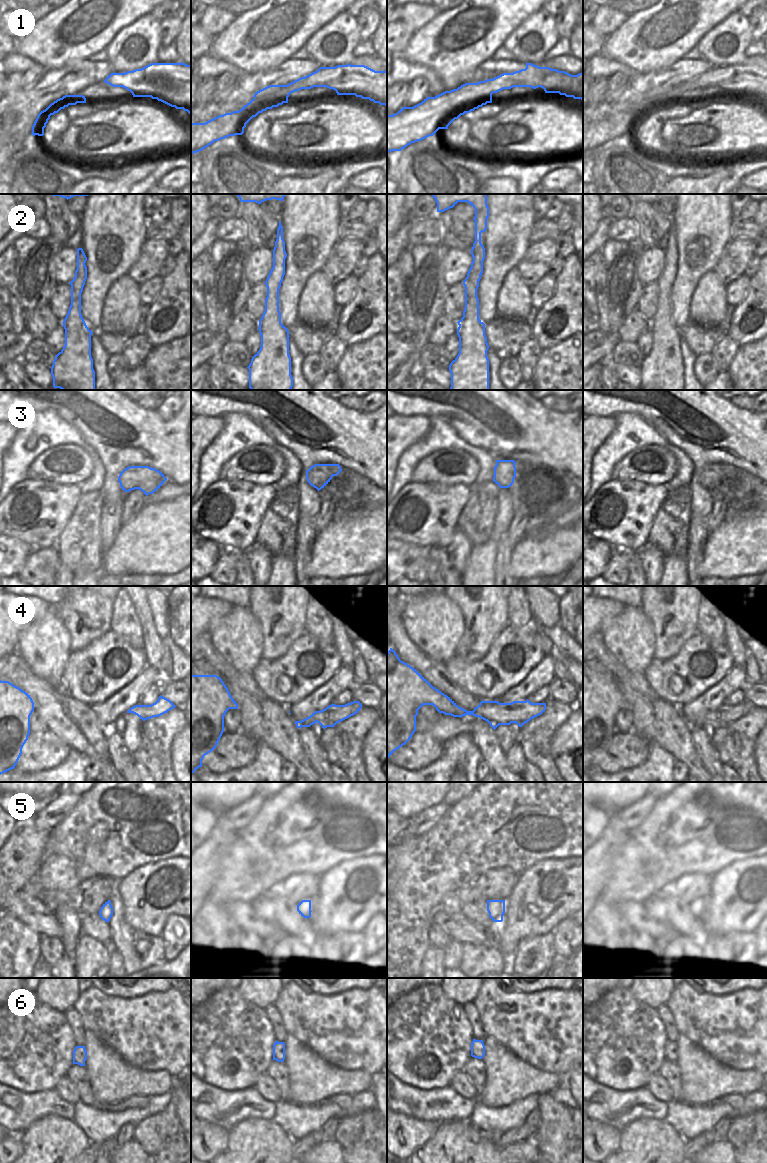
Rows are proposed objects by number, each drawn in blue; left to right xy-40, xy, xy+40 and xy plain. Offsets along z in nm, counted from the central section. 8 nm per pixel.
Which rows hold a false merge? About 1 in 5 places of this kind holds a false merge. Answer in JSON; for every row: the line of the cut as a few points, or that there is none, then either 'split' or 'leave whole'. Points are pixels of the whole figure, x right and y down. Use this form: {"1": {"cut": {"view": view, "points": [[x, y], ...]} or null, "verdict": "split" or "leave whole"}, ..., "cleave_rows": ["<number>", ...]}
{"1": {"cut": null, "verdict": "leave whole"}, "2": {"cut": null, "verdict": "leave whole"}, "3": {"cut": null, "verdict": "leave whole"}, "4": {"cut": {"view": "xy+40", "points": [[526, 701], [514, 710], [516, 723]]}, "verdict": "split"}, "5": {"cut": null, "verdict": "leave whole"}, "6": {"cut": null, "verdict": "leave whole"}, "cleave_rows": ["4"]}

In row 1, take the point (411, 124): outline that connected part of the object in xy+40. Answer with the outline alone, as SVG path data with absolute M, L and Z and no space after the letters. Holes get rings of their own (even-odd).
M526 63L526 68L513 73L503 73L493 79L477 83L465 83L451 91L445 91L435 97L427 97L413 107L403 107L393 115L387 115L387 153L401 151L411 143L433 136L439 129L448 129L448 126L461 115L470 113L487 103L492 103L492 94L503 89L513 87L541 87L545 93L559 93L566 97L583 101L583 73L571 75L565 71L539 67Z

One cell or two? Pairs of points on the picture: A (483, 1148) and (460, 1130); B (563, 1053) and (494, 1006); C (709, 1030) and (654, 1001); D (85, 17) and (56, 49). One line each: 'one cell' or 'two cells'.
A: one cell
B: one cell
C: two cells
D: one cell

